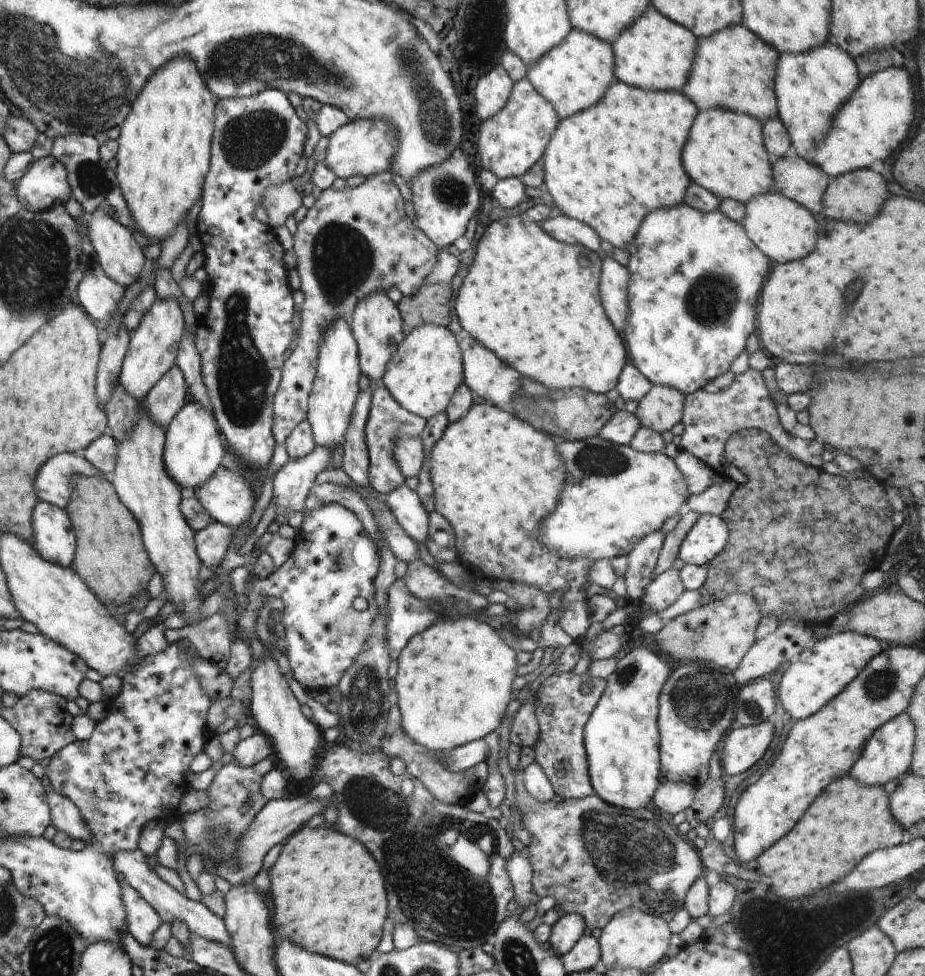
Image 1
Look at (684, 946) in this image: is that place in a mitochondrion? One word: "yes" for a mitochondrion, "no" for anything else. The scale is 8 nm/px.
no

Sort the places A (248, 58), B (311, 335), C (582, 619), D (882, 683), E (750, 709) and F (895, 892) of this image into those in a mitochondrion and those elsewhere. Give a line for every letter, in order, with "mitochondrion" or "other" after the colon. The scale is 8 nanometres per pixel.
A: mitochondrion
B: other
C: other
D: mitochondrion
E: mitochondrion
F: other

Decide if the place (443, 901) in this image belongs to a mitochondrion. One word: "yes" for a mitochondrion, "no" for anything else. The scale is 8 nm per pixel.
yes

